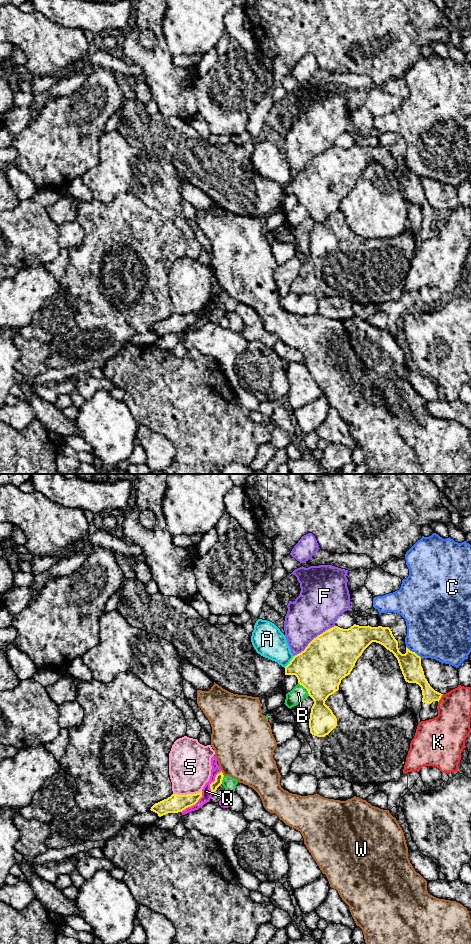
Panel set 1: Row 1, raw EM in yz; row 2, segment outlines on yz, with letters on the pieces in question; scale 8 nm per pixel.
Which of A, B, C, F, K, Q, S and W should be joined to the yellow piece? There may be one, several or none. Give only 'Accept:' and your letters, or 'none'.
Accept: none

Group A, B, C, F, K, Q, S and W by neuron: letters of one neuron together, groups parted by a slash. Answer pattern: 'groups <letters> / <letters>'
groups A / B / C / F / K / Q / S / W

